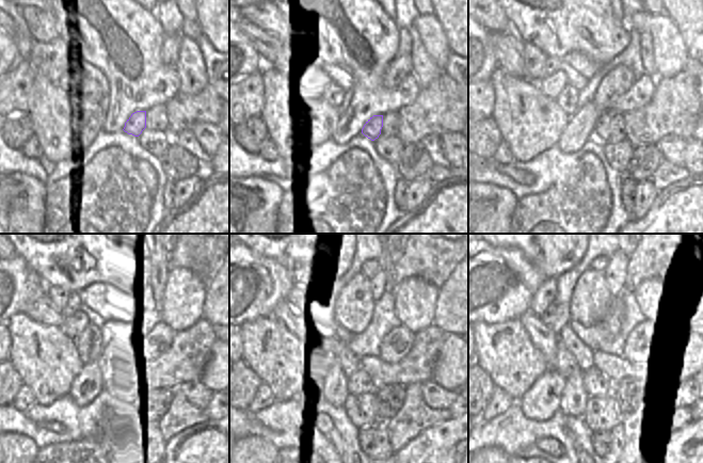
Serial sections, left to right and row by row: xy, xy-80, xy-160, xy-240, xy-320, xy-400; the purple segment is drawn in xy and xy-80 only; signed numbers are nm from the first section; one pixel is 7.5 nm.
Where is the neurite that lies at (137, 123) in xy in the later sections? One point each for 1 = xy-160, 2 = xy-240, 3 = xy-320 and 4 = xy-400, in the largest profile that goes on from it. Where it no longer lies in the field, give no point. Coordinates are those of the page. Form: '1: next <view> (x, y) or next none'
1: next xy-160 (602, 128)
2: next xy-240 (106, 362)
3: next xy-320 (349, 362)
4: next xy-400 (585, 357)

